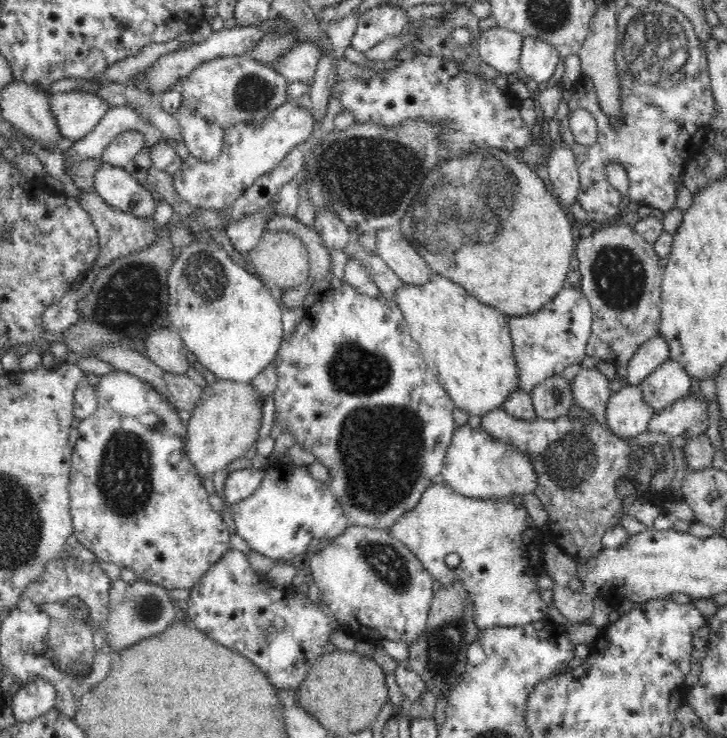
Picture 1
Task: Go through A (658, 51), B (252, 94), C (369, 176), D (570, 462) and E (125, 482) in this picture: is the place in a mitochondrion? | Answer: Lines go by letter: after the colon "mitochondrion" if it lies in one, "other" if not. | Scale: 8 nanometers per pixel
A: mitochondrion
B: mitochondrion
C: mitochondrion
D: mitochondrion
E: mitochondrion

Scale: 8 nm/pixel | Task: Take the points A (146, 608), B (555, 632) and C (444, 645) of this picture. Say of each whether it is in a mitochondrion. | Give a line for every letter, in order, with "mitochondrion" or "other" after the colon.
A: mitochondrion
B: other
C: mitochondrion

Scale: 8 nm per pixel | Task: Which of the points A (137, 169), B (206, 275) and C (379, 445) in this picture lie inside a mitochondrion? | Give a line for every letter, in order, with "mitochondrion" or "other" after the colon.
A: other
B: mitochondrion
C: mitochondrion

